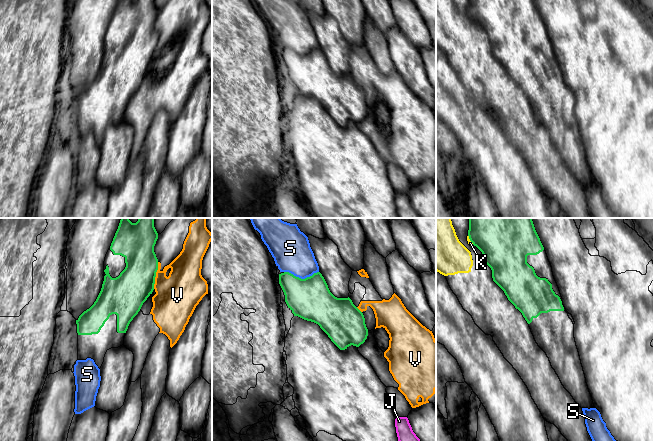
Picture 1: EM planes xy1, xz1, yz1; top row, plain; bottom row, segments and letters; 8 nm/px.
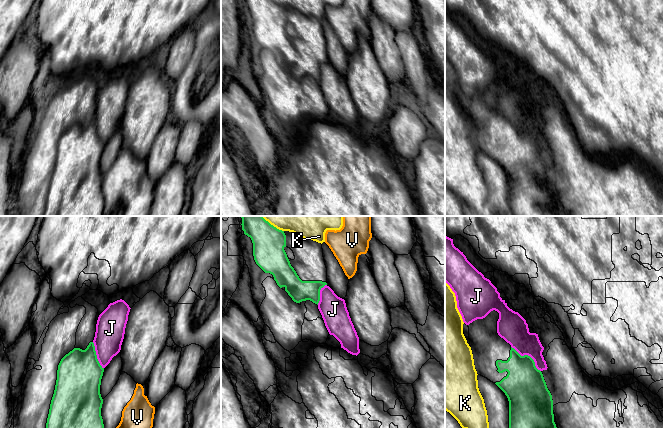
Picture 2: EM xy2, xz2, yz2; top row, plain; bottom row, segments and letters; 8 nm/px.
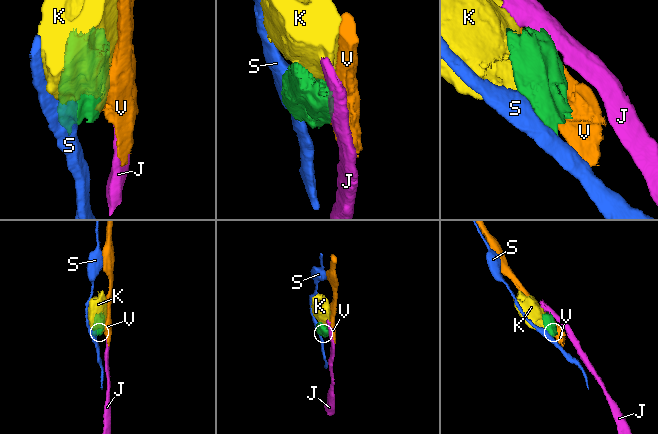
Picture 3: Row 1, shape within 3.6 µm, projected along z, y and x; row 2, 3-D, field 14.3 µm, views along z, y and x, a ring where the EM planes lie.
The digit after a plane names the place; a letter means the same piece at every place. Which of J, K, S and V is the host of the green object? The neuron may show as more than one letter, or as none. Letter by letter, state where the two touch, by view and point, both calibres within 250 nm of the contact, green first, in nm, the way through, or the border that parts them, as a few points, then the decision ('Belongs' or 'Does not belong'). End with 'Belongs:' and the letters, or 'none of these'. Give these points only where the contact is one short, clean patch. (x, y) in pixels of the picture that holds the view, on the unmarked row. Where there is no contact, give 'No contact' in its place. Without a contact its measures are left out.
J: Touches green at yz2 (527, 131). Thickness 320 nm (green) against 220 nm. Boundary: yz2 (511, 122), (521, 131), (528, 131), (540, 147). Does not belong
K: Touches green at xz2 (276, 4). Thickness 260 nm (green) against 130 nm. Does not belong
S: Touches green at xz1 (300, 54). Thickness 340 nm (green) against 320 nm. Does not belong
V: Touches green at xy1 (155, 51). Thickness 300 nm (green) against 340 nm. Does not belong
Belongs: none of these

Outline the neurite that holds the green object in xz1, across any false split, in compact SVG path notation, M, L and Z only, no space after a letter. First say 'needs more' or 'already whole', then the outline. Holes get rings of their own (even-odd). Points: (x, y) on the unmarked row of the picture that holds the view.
already whole; M284 48L279 50L279 60L285 71L285 78L294 92L318 100L340 126L345 126L351 121L359 123L367 115L368 105L363 89L349 73L335 73L320 48L305 55Z

